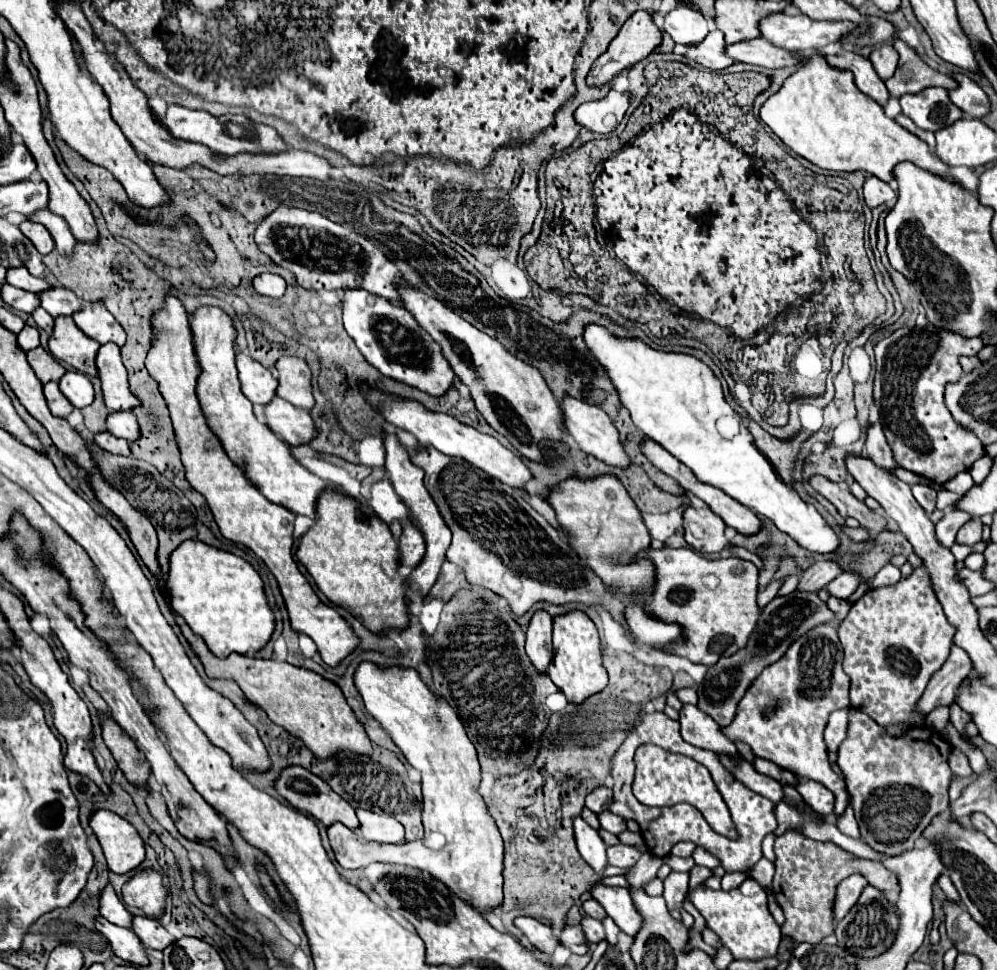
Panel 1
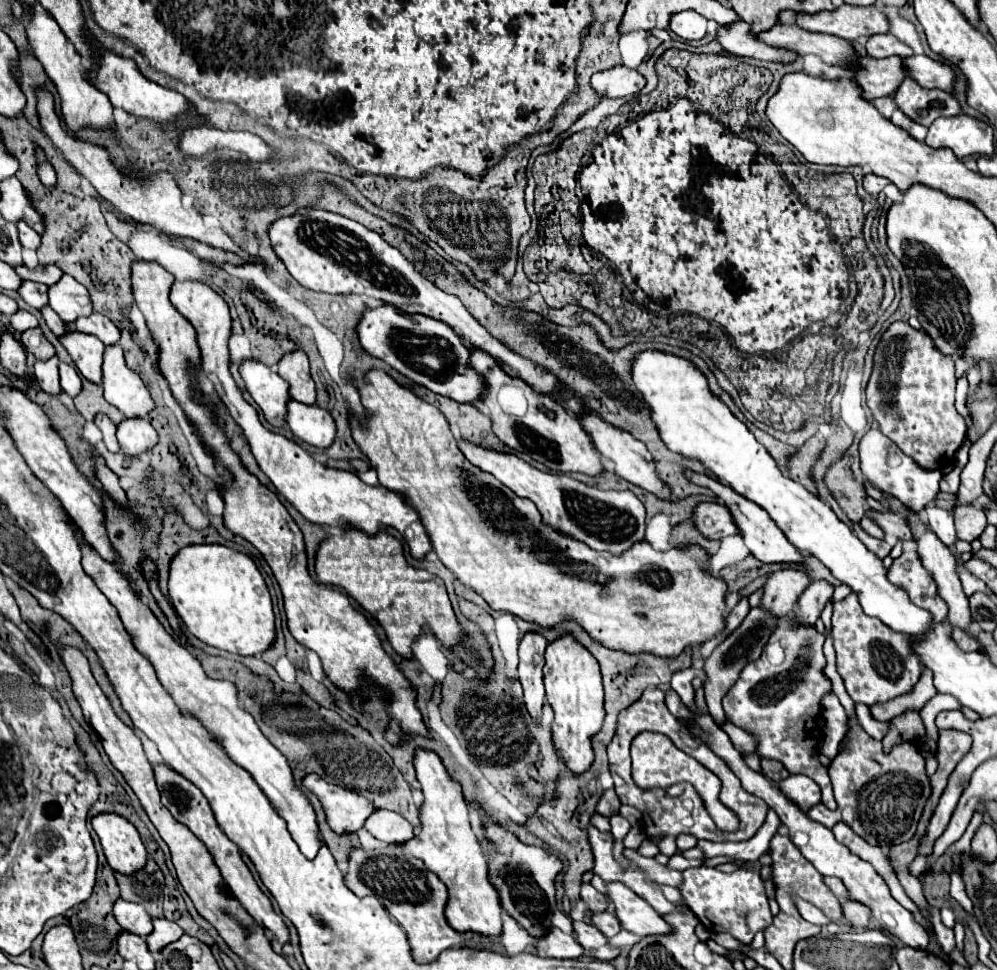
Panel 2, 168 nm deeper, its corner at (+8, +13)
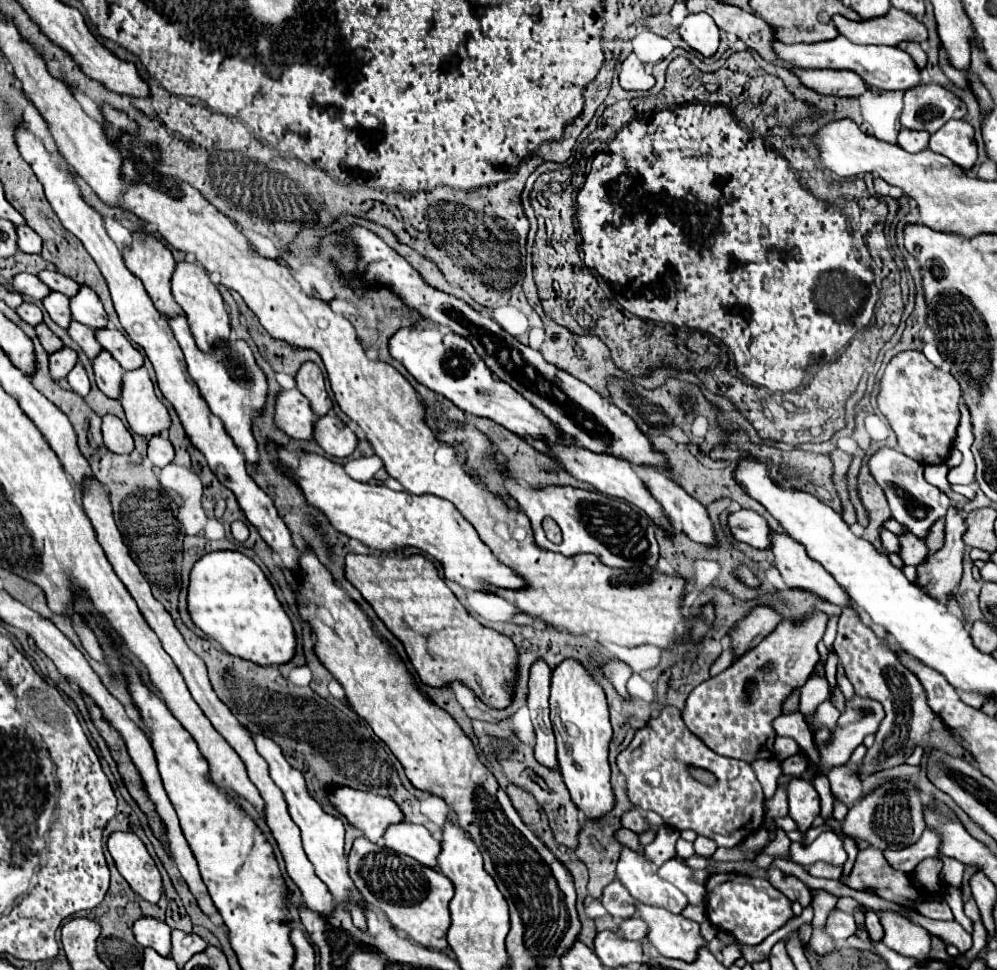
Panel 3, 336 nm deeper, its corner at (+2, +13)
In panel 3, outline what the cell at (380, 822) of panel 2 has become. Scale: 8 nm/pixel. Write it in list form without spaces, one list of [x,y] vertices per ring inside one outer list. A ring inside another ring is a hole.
[[[401,823],[401,825],[391,825],[385,831],[385,843],[389,849],[409,855],[415,861],[437,869],[437,855],[441,853],[441,841],[435,841],[431,833],[413,823]]]

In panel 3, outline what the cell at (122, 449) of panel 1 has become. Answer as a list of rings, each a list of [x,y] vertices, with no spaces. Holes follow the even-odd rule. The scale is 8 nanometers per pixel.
[[[115,415],[103,417],[103,439],[107,449],[113,453],[131,453],[133,451],[133,437],[123,421]]]

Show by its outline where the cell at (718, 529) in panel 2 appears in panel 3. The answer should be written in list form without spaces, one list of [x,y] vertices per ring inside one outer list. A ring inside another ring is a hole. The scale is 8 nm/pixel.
[[[741,509],[729,515],[729,527],[737,541],[749,543],[757,549],[769,549],[771,545],[771,527],[769,523],[755,511]]]

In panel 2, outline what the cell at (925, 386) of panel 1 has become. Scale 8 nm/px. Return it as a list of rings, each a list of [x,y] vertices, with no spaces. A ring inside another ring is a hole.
[[[895,321],[883,331],[873,355],[873,373],[867,385],[867,407],[883,435],[923,469],[943,469],[955,463],[967,425],[955,409],[955,363],[941,353],[923,329]]]

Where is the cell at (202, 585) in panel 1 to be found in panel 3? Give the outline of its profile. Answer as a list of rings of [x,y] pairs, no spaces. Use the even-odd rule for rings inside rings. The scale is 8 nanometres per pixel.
[[[239,551],[207,553],[191,571],[189,613],[195,625],[221,647],[255,665],[285,665],[295,657],[297,637],[275,589],[259,565]]]

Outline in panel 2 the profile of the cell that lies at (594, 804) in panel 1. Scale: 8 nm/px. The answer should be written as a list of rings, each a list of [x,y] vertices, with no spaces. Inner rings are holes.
[[[605,789],[605,791],[603,791],[603,795],[601,795],[601,797],[599,797],[599,801],[597,801],[597,813],[601,813],[601,815],[609,817],[609,815],[617,813],[617,811],[619,811],[619,807],[621,807],[621,803],[619,803],[619,799],[617,799],[615,791],[613,791],[613,789]]]

